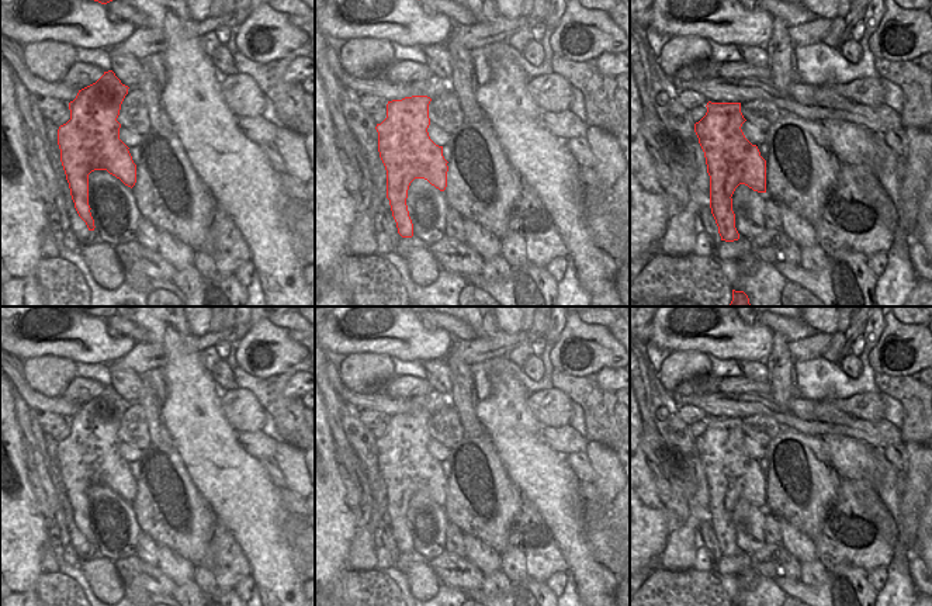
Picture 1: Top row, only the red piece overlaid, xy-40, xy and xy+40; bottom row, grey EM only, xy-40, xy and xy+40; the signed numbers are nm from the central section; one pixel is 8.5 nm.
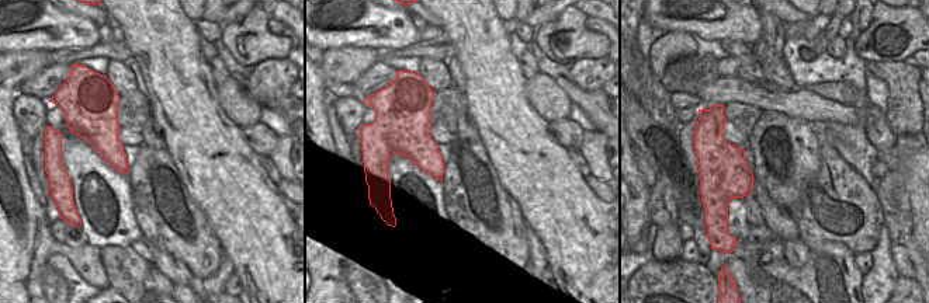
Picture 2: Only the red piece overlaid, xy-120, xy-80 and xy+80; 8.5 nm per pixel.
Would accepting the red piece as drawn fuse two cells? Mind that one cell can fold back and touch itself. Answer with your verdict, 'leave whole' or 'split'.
split

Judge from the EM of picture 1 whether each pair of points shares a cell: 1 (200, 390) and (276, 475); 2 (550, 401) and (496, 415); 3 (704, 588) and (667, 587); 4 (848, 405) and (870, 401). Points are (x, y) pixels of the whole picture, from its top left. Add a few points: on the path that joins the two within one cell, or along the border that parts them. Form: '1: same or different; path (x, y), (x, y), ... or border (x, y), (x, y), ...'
1: different; border (259, 460), (269, 478), (279, 488)
2: different; border (530, 394), (527, 405), (543, 425)
3: same; path (695, 588), (676, 588)
4: same; path (853, 405), (865, 405)

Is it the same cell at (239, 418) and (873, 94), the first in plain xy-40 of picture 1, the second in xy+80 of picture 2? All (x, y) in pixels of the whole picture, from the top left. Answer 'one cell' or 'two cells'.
two cells

